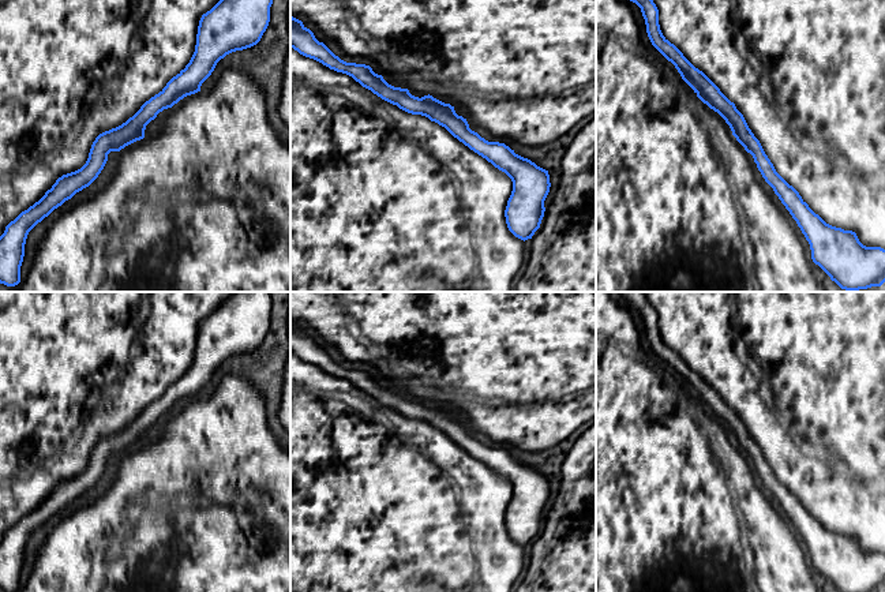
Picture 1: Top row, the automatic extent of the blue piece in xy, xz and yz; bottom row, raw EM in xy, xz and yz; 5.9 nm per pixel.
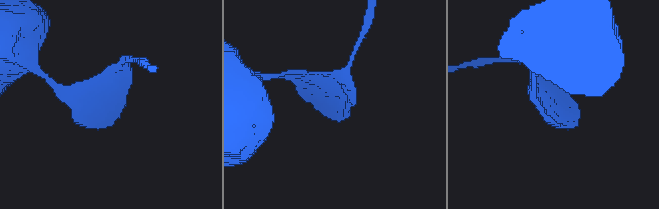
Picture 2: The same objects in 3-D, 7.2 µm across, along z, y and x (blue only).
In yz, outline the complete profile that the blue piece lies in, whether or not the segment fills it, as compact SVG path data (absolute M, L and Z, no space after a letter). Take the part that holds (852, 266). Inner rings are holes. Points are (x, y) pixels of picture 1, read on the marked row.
M653 0L630 1L641 8L652 45L675 65L697 97L725 120L736 140L753 156L762 177L773 188L809 241L813 262L841 289L859 291L881 286L885 282L885 250L863 246L855 232L832 226L815 214L799 192L776 172L735 104L663 35L659 10Z

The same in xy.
M220 0L202 15L195 52L166 86L121 125L100 134L91 145L86 164L56 180L45 195L11 221L0 236L0 284L20 282L20 266L29 232L55 209L89 187L104 169L108 154L145 138L146 125L164 109L200 91L217 63L226 55L256 45L270 22L273 0Z

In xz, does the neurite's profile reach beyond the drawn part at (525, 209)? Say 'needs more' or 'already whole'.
already whole

